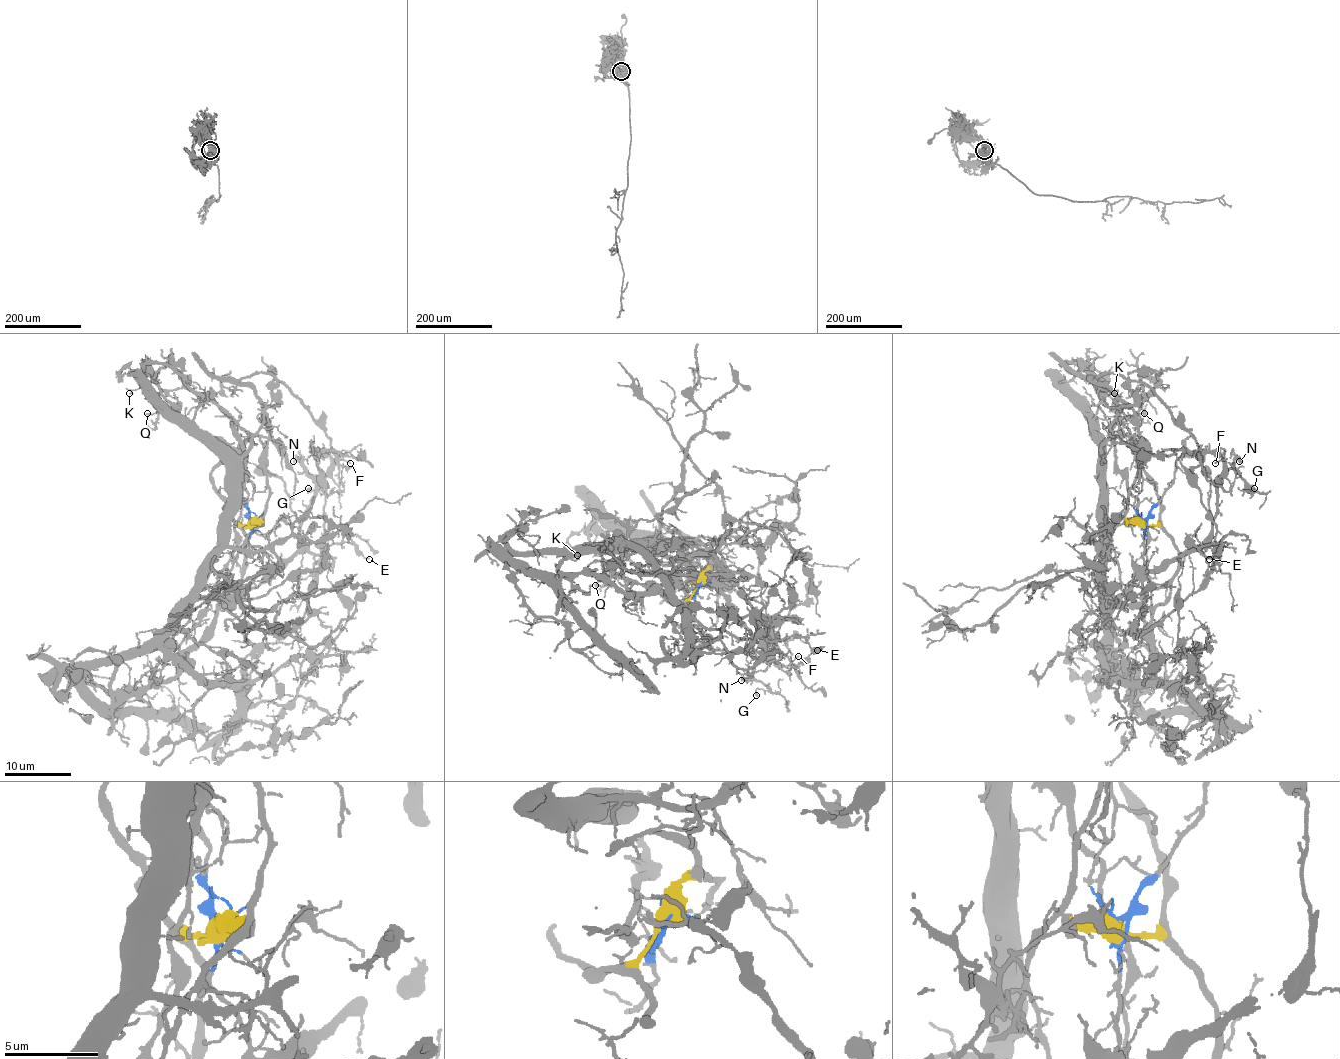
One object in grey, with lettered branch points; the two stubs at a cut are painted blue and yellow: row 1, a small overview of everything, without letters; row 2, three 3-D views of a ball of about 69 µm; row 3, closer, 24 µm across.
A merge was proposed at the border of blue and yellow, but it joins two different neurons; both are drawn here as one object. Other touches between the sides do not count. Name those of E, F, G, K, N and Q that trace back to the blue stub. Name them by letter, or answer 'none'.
E, F, G, N

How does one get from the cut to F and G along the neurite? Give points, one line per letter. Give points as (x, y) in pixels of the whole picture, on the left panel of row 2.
F: (253, 519), (249, 544), (263, 566), (281, 567), (302, 546), (301, 519), (316, 482), (341, 459), (351, 463)
G: (253, 519), (249, 544), (263, 566), (281, 567), (302, 546), (314, 494), (304, 469), (319, 482), (307, 487)

